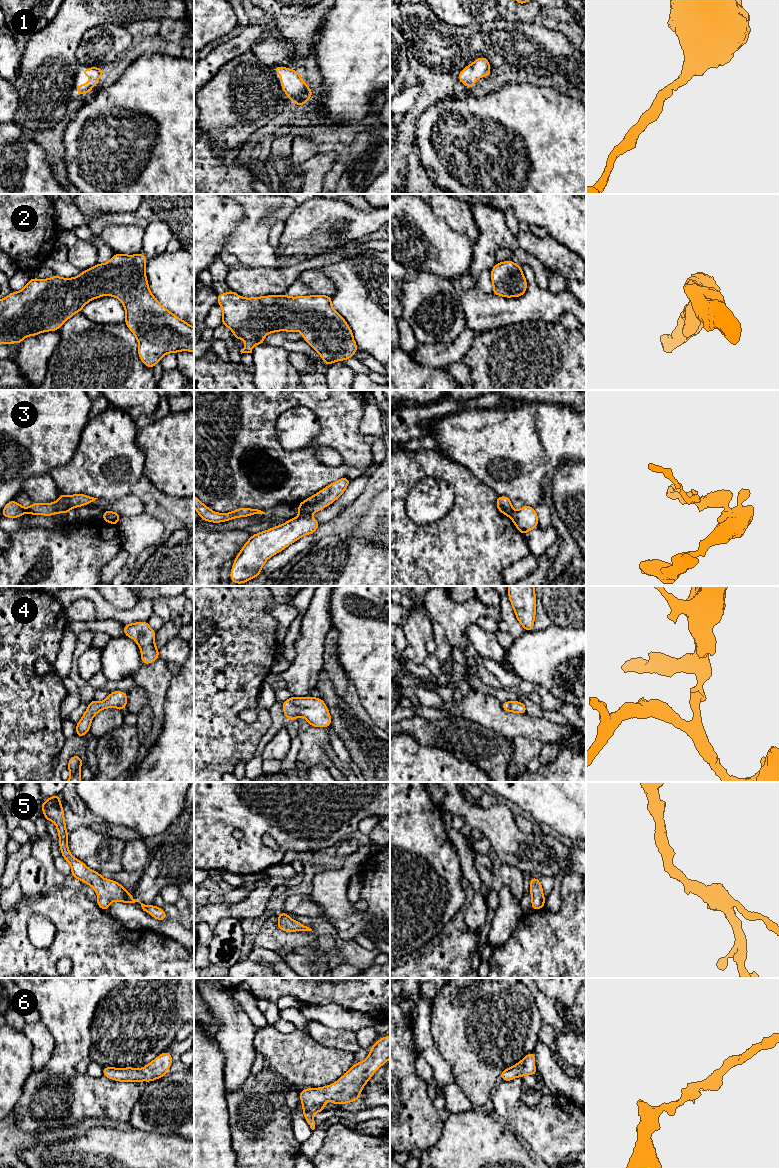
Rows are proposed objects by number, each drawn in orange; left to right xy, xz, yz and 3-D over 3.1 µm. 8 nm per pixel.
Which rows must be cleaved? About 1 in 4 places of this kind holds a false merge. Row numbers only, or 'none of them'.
3

